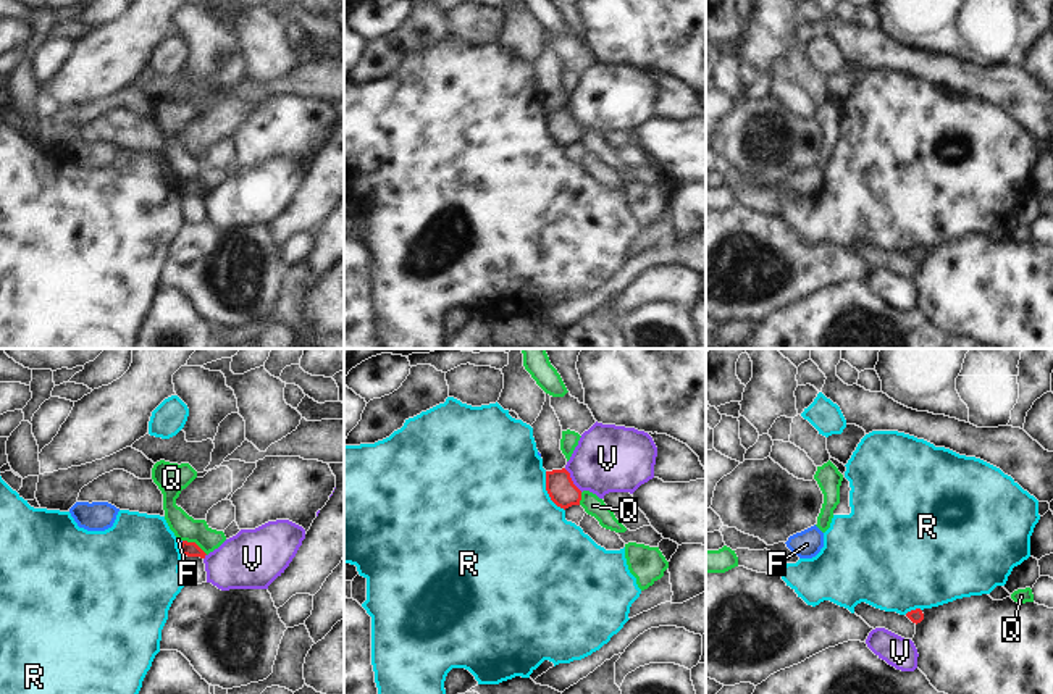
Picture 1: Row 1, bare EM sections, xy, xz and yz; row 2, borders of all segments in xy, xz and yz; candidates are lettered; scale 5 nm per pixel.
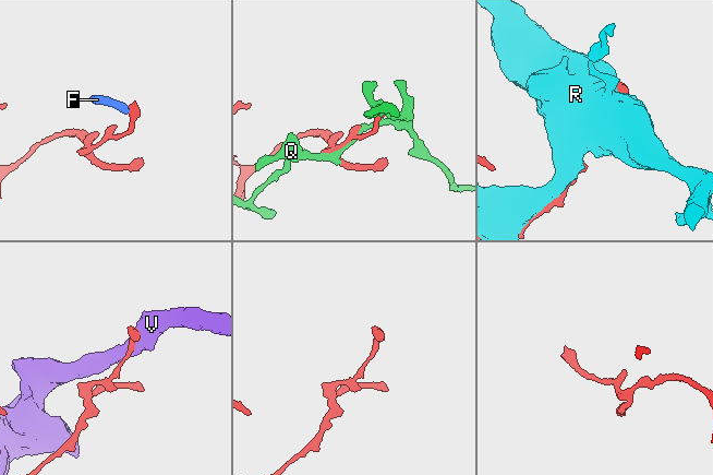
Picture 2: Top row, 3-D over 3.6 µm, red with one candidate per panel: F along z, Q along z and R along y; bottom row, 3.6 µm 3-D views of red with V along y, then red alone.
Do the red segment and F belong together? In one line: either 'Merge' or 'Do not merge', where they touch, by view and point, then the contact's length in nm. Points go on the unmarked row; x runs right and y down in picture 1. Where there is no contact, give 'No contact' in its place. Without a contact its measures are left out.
Do not merge. Touches red at xy (181, 183). Shared border 40 nm.

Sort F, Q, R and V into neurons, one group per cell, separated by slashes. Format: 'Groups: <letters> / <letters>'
Groups: F / Q / R / V.

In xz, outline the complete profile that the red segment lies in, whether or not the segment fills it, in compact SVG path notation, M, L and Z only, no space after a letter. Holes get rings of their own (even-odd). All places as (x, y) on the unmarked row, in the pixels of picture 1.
M565 107L546 110L546 129L551 139L564 148L580 144L581 129L573 123Z

